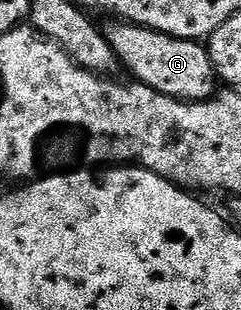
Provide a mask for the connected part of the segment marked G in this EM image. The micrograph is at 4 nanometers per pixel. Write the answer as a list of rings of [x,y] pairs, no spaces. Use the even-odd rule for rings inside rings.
[[[112,21],[106,27],[106,34],[121,68],[132,74],[137,83],[144,83],[163,95],[175,99],[187,99],[190,103],[200,103],[203,99],[217,94],[218,80],[216,67],[208,56],[207,46],[194,39],[176,39],[149,27],[139,27],[137,23]]]

